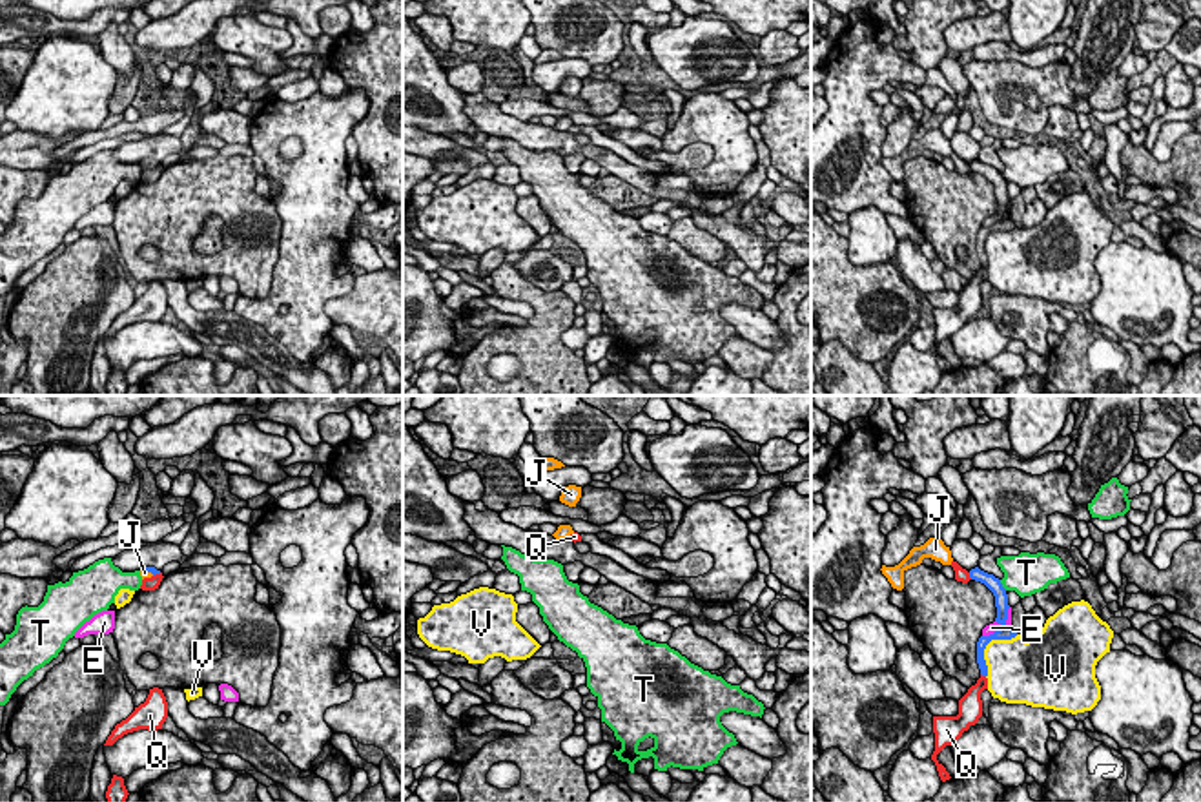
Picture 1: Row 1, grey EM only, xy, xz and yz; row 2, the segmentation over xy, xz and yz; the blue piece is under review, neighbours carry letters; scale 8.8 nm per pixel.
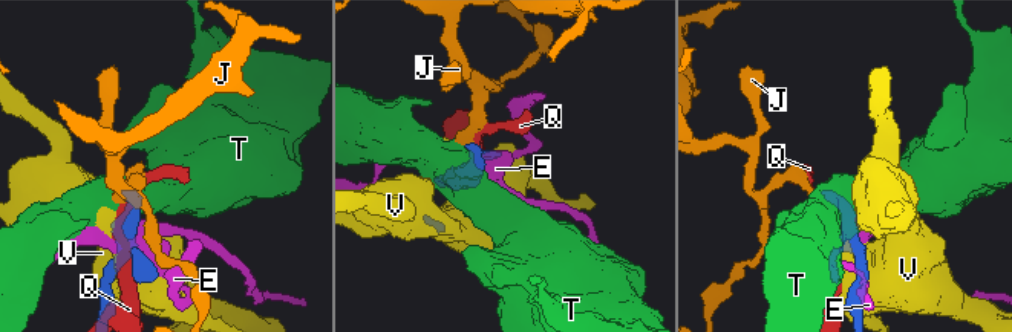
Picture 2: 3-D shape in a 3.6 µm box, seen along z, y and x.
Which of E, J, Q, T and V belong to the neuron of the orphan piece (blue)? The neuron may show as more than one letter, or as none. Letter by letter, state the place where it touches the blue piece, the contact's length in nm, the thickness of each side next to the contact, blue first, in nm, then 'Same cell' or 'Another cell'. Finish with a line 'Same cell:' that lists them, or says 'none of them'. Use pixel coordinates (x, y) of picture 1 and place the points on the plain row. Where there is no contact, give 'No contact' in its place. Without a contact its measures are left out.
E: Touches blue at yz (1001, 215). Shared border 360 nm. Thickness 130 nm (blue) against 90 nm. Another cell
J: Touches blue at xy (150, 163). Shared border 110 nm. Thickness 70 nm (blue) against 70 nm. Same cell
Q: Touches blue at yz (970, 168). Shared border 70 nm. Thickness 130 nm (blue) against 130 nm. Another cell
T: Touches blue at yz (1001, 177). Shared border 120 nm. Thickness 130 nm (blue) against 360 nm. Another cell
V: Touches blue at yz (986, 236). Shared border 480 nm. Thickness 130 nm (blue) against 380 nm. Another cell
Same cell: J

